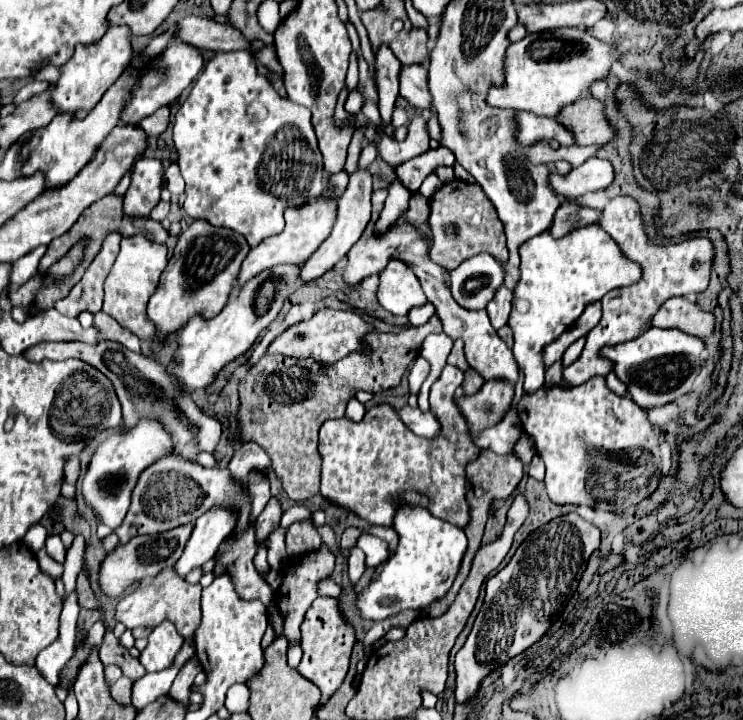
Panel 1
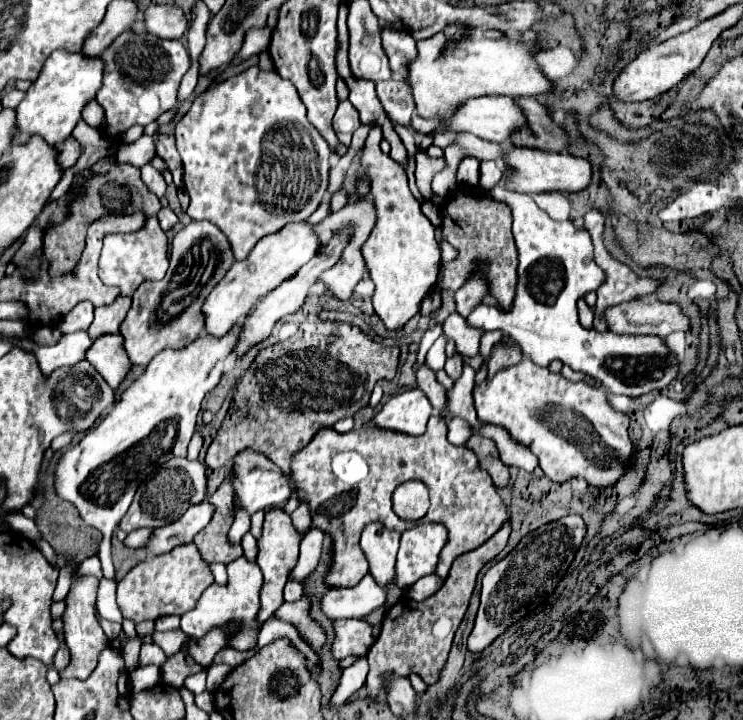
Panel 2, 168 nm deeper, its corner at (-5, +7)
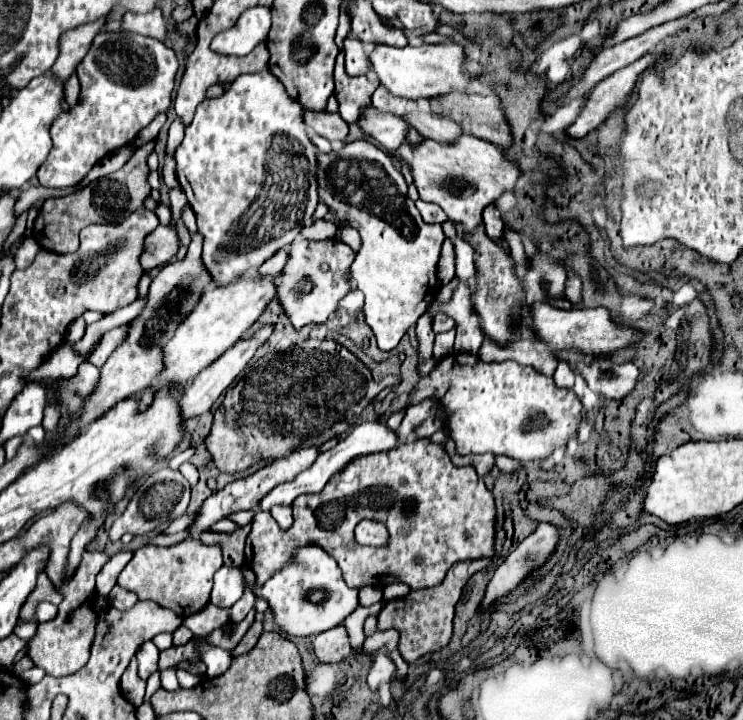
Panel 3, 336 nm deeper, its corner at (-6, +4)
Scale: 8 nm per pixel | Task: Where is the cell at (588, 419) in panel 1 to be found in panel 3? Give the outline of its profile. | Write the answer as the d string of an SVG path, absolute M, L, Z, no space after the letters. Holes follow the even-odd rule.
M450 353L438 361L438 365L418 379L414 389L408 395L406 405L418 405L424 399L432 399L438 407L446 409L446 433L456 443L458 455L468 453L492 453L492 455L506 455L516 461L538 461L548 457L558 445L560 439L570 439L578 433L582 423L582 403L570 389L558 389L552 377L546 377L532 367L524 367L516 361L502 361L502 363L484 363L478 355L466 353Z

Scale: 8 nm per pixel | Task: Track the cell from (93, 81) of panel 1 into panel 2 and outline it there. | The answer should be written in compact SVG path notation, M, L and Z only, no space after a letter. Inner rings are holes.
M63 48L53 52L39 78L27 90L25 100L15 108L17 110L17 140L27 140L33 134L43 136L49 144L65 142L77 122L81 120L81 112L85 104L95 100L97 88L101 88L103 78L103 60L99 56L83 56L81 52L65 52Z

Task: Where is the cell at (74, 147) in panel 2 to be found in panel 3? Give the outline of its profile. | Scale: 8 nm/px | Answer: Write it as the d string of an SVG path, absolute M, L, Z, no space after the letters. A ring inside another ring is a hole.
M100 31L94 37L90 51L78 65L78 79L80 79L78 103L68 111L62 111L62 115L58 115L58 119L54 119L54 123L50 125L52 149L36 173L40 185L48 189L62 189L76 185L94 167L94 163L98 163L108 153L132 143L138 131L144 129L160 111L168 111L176 71L178 71L176 53L170 47L166 47L162 41L128 31Z

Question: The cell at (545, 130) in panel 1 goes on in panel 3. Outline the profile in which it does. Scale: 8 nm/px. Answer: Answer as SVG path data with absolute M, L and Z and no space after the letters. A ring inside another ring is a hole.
M364 107L362 119L358 119L356 125L364 135L372 137L378 145L388 151L396 151L404 143L406 129L410 127L406 121L388 113L380 113L374 107Z

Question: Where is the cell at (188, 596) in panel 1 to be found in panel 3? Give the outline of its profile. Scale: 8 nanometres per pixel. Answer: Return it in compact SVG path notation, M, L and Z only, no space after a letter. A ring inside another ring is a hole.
M186 539L172 547L140 547L118 575L116 583L122 589L134 591L138 599L150 599L160 607L176 611L176 615L194 615L208 605L212 577L220 567L222 549L218 545L204 545L200 539Z

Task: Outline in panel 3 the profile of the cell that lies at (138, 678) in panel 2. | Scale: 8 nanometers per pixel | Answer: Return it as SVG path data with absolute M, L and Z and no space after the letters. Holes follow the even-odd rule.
M146 641L138 653L136 653L136 659L138 659L138 677L140 679L148 679L156 669L158 669L158 647L152 643L152 641Z

